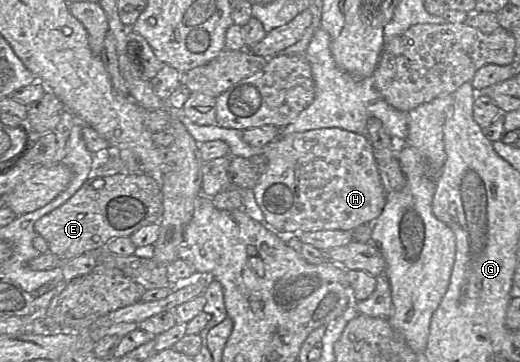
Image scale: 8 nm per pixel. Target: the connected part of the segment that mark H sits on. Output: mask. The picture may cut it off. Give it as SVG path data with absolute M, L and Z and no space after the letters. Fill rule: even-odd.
M323 128L292 133L266 152L268 170L252 189L264 220L281 234L302 234L323 230L352 231L376 220L383 211L386 193L381 182L373 148L367 136L340 128Z

